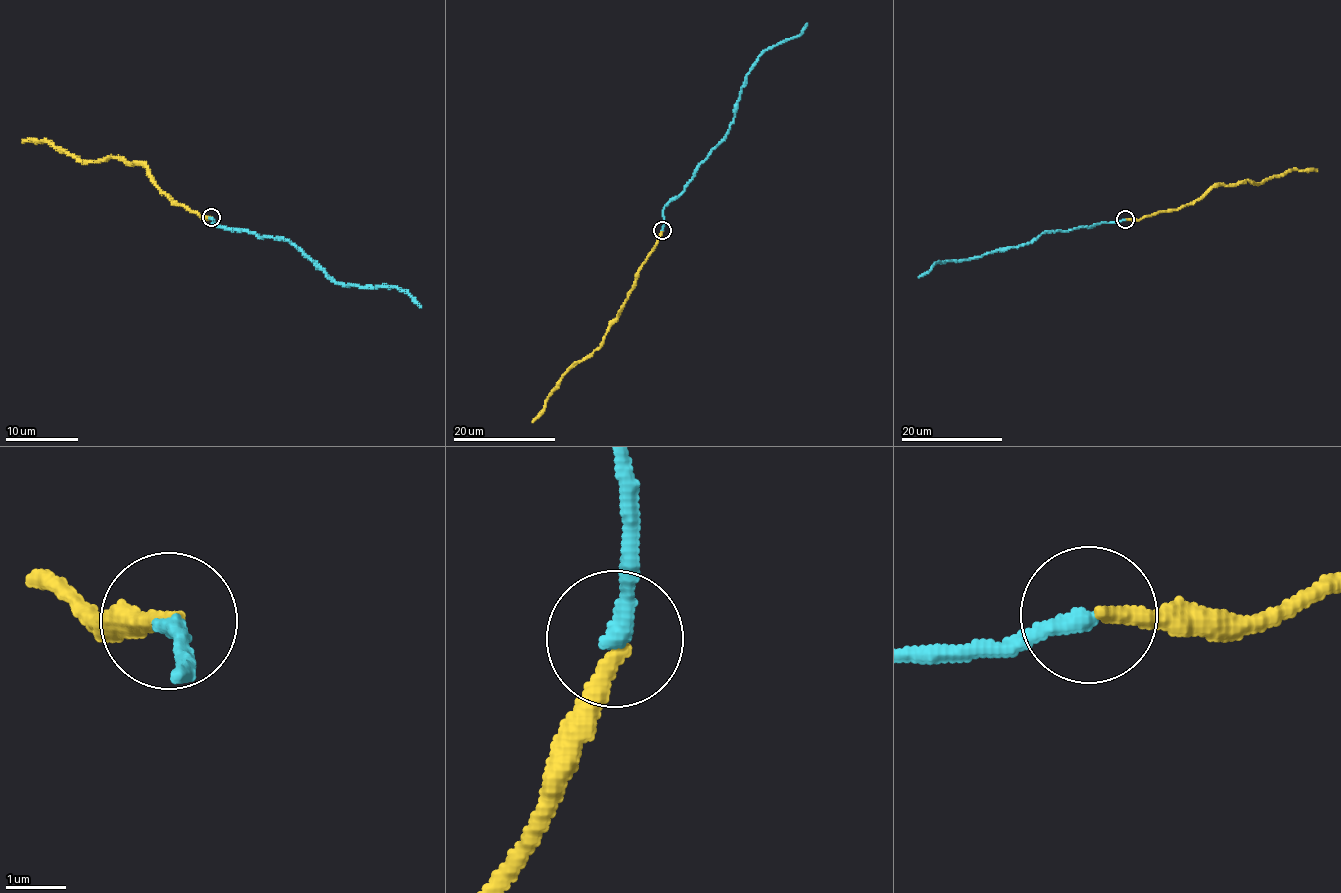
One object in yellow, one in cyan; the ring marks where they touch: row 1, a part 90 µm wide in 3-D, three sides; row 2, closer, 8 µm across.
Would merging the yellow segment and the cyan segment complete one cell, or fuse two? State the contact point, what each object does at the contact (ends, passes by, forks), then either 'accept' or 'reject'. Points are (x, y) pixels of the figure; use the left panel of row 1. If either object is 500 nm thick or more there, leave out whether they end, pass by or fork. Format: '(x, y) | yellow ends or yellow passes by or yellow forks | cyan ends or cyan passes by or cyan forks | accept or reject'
(211, 217) | yellow ends | cyan ends | accept

